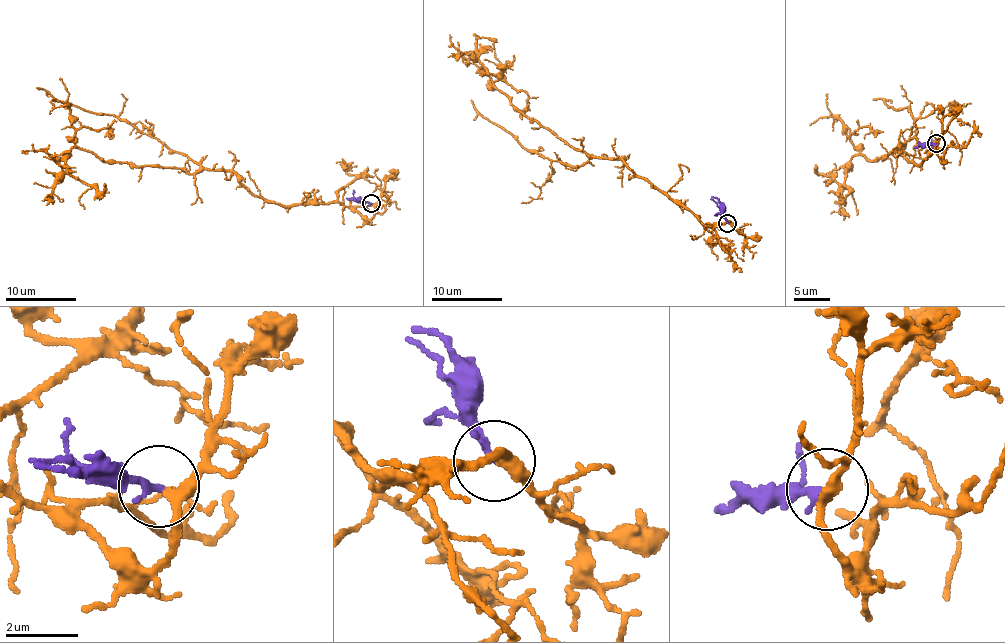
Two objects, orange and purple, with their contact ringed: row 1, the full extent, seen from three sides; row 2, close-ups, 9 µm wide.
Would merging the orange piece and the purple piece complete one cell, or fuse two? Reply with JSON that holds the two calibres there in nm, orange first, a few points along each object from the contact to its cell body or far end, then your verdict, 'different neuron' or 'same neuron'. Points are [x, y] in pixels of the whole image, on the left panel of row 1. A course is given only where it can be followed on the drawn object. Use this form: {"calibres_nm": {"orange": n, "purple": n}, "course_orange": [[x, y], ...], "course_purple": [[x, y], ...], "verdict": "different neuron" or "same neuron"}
{"calibres_nm": {"orange": 280, "purple": 200}, "course_orange": [[372, 203], [364, 220], [337, 202], [267, 203], [229, 171], [137, 166], [74, 147], [67, 170], [104, 186]], "course_purple": [[372, 203], [346, 200]], "verdict": "same neuron"}

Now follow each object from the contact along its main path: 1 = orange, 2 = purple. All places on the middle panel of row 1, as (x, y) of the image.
1: (728, 223), (704, 227), (637, 177), (621, 159), (589, 157), (529, 120), (481, 66), (498, 74), (514, 55)
2: (728, 223), (711, 196)

